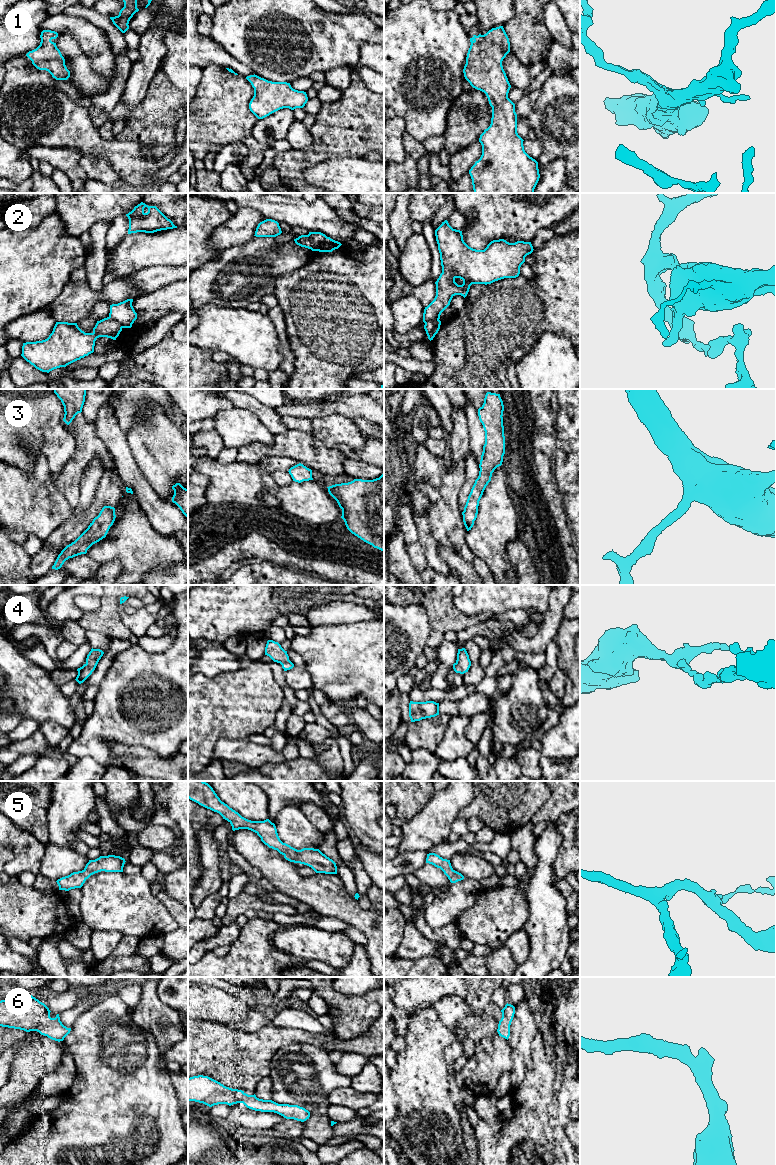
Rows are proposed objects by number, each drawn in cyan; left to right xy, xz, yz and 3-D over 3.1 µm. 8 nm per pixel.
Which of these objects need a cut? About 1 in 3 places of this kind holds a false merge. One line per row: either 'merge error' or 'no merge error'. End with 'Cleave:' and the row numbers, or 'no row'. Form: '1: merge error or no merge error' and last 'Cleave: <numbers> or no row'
1: no merge error
2: merge error
3: no merge error
4: no merge error
5: no merge error
6: no merge error
Cleave: 2

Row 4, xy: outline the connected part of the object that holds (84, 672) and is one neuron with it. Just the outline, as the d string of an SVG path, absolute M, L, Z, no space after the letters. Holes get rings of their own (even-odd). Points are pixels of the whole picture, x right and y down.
M91 649L87 655L86 663L77 669L78 675L75 680L79 684L83 683L92 674L103 654L104 652L100 649Z

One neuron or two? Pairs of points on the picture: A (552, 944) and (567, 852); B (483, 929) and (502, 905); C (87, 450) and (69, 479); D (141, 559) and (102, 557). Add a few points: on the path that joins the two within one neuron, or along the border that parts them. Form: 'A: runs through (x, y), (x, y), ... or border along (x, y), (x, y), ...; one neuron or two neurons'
A: border along (558, 855), (554, 862), (555, 880); two neurons
B: runs through (487, 923), (489, 917), (496, 911); one neuron
C: runs through (82, 457), (73, 472); one neuron
D: runs through (131, 555), (112, 555); one neuron

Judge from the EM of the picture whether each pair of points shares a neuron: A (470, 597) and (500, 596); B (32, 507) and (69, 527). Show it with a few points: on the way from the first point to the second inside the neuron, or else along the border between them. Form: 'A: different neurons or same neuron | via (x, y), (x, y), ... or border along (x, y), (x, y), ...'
A: same neuron | via (477, 597), (493, 596)
B: different neurons | border along (73, 511), (46, 540)

